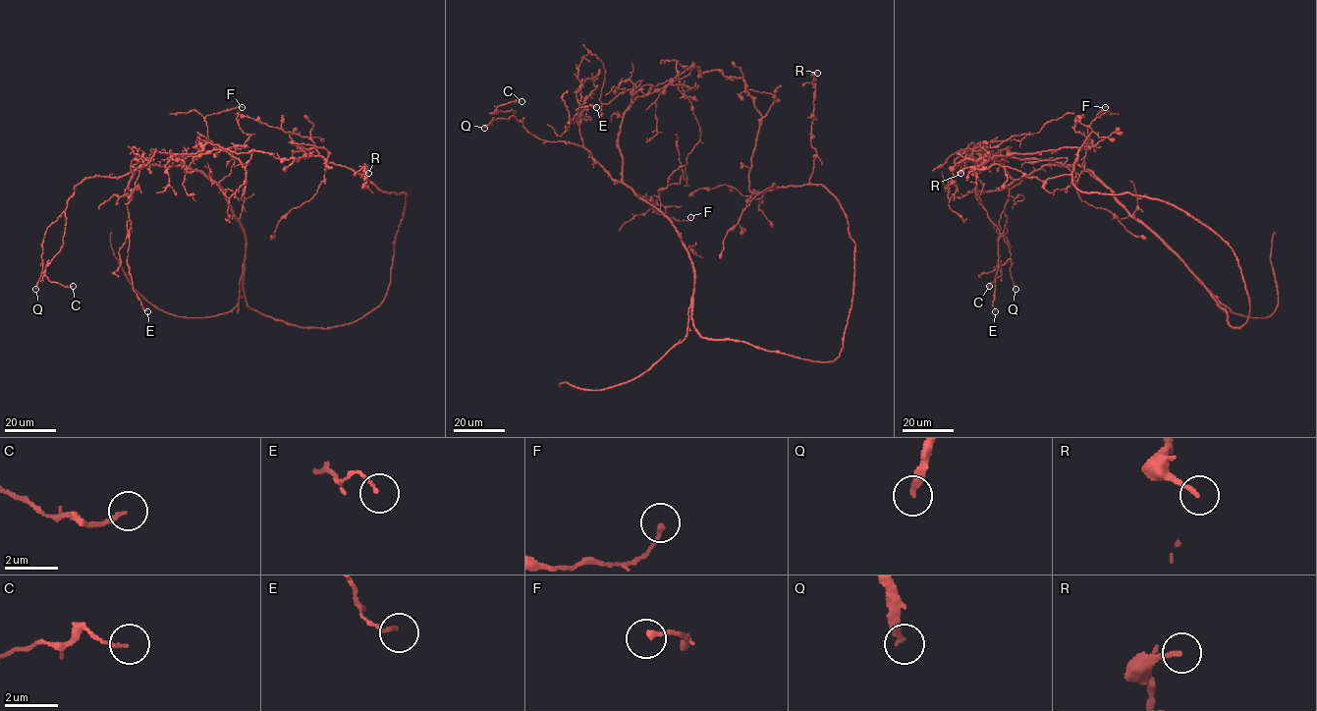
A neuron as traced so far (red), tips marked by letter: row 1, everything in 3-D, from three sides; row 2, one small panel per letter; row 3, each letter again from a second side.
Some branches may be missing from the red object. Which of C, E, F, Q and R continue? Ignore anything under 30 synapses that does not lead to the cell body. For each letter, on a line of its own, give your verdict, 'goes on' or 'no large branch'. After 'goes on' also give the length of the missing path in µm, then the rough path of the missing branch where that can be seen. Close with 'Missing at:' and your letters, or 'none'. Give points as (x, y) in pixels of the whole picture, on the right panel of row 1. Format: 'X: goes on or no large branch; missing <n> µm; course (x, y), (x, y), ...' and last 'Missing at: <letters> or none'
C: no large branch
E: no large branch
F: no large branch
Q: no large branch
R: no large branch
Missing at: none

